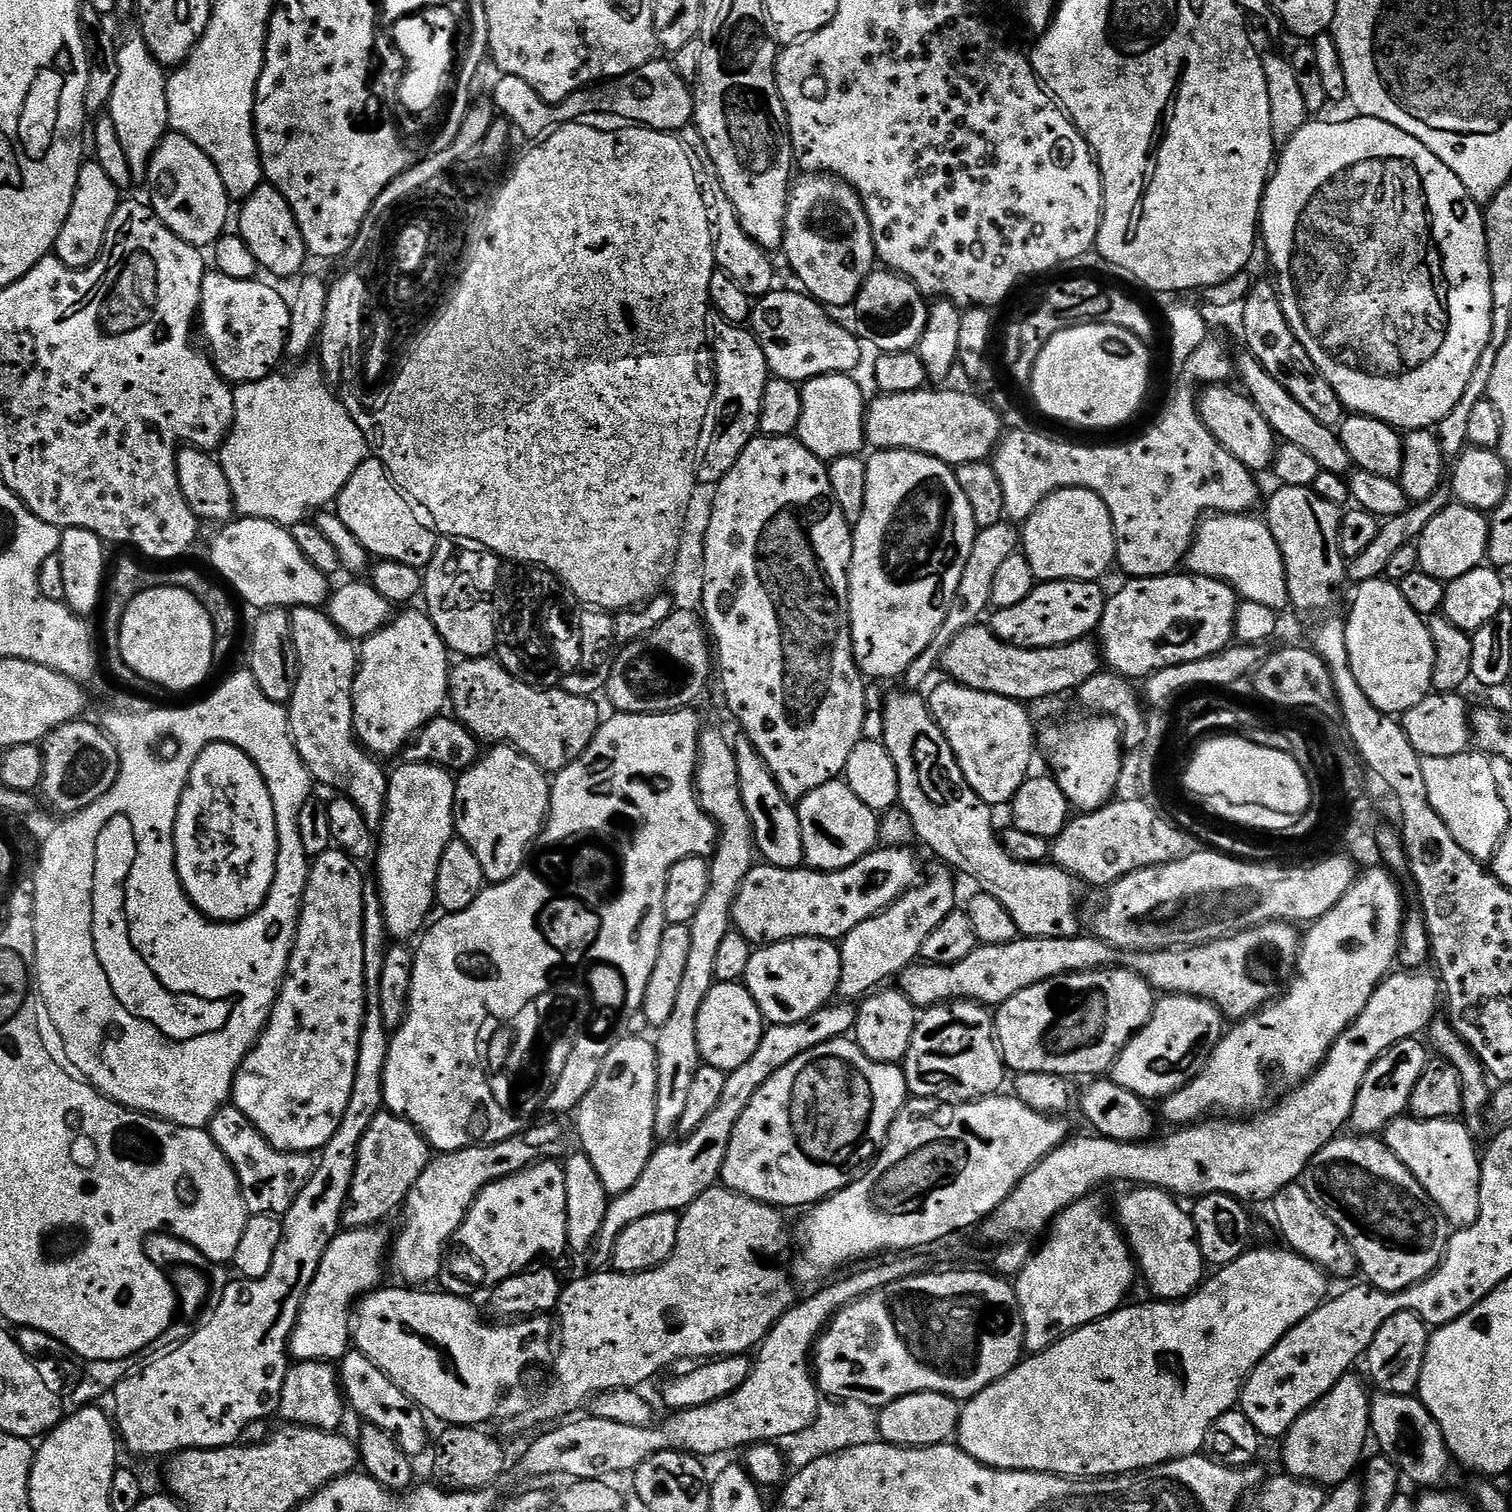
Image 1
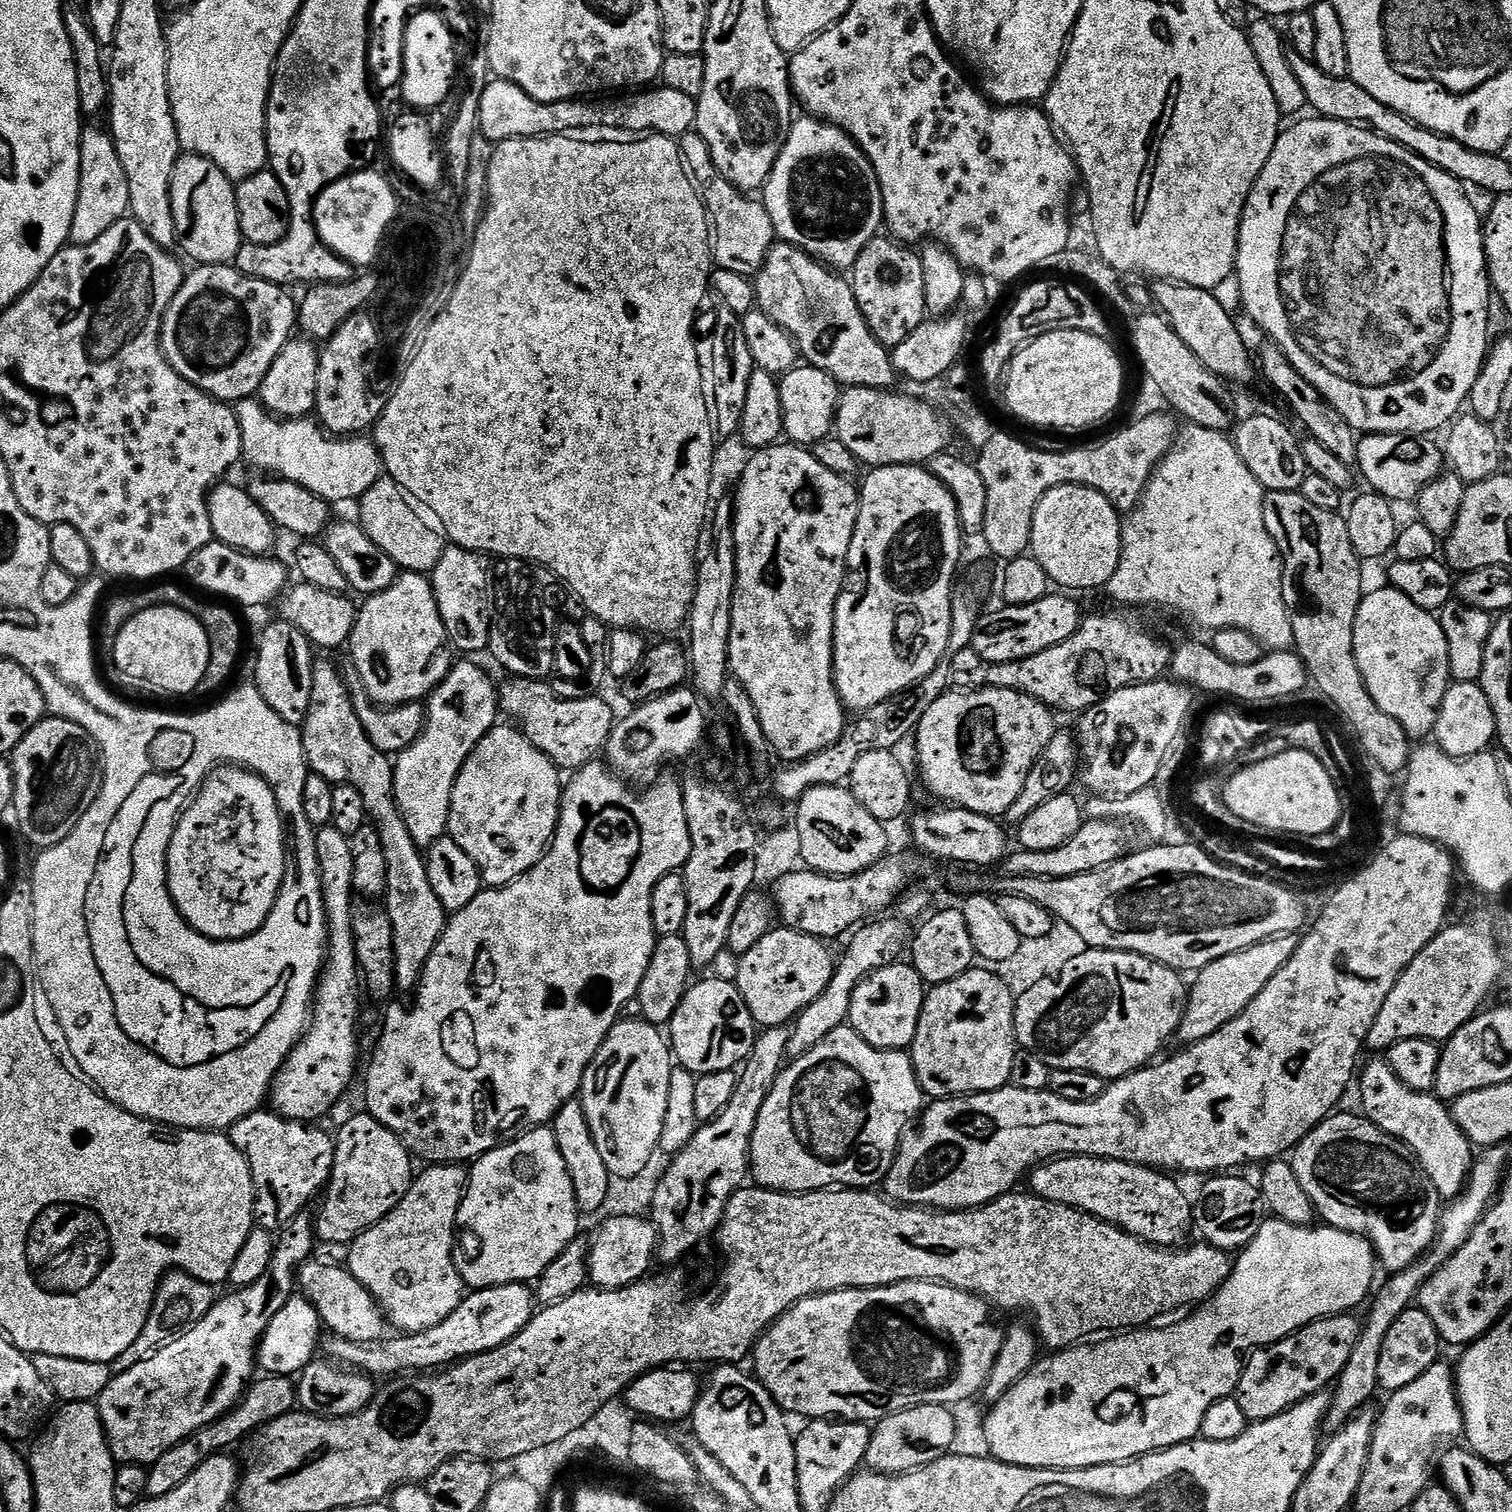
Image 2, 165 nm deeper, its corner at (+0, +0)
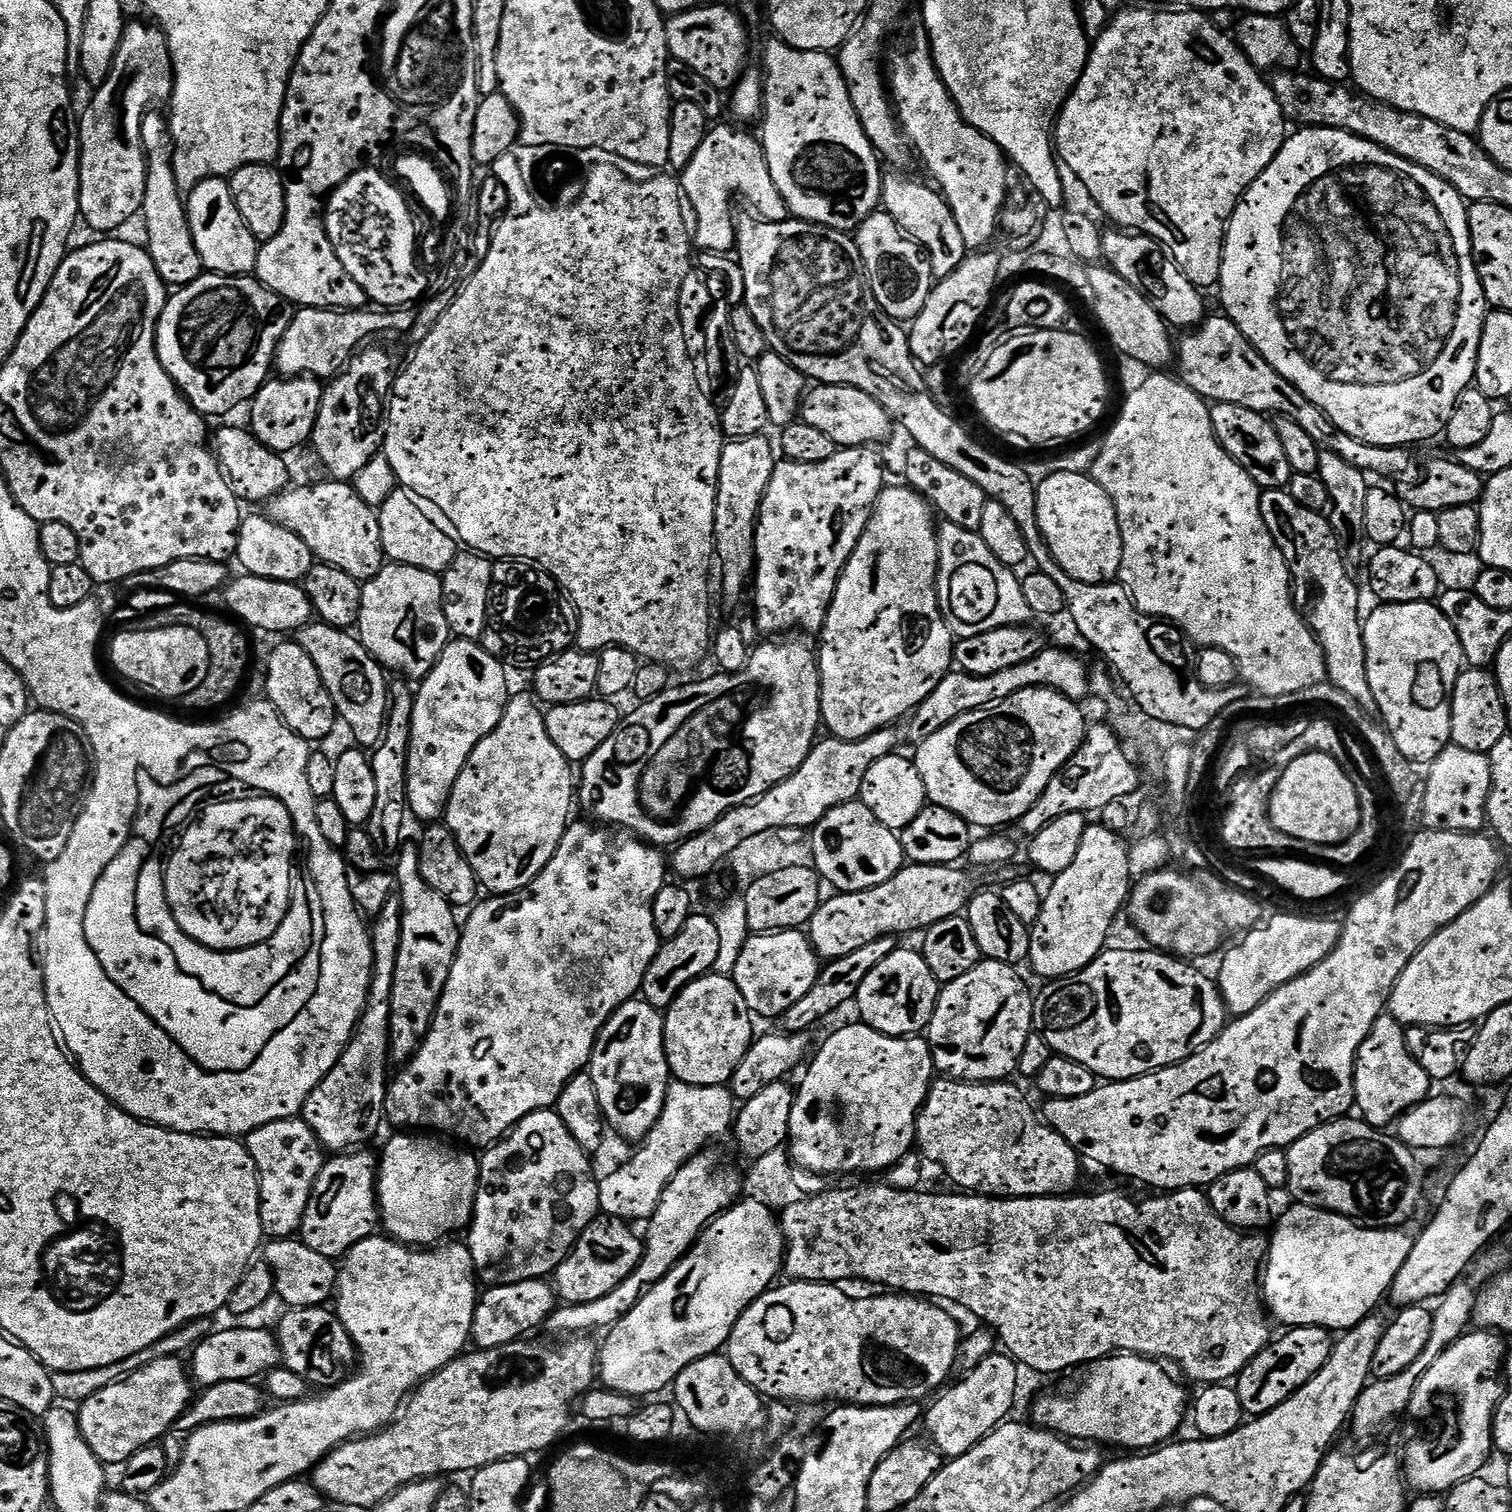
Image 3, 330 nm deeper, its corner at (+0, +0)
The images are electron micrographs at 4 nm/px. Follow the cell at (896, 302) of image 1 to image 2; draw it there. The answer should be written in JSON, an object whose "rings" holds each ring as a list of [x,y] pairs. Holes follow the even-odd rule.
{"rings":[[[875,238],[862,250],[861,256],[850,269],[850,283],[854,290],[854,298],[858,298],[858,306],[868,323],[868,329],[884,343],[884,347],[891,350],[896,345],[906,342],[914,330],[926,319],[924,307],[924,287],[922,286],[922,262],[920,252],[897,242],[895,239]]]}

